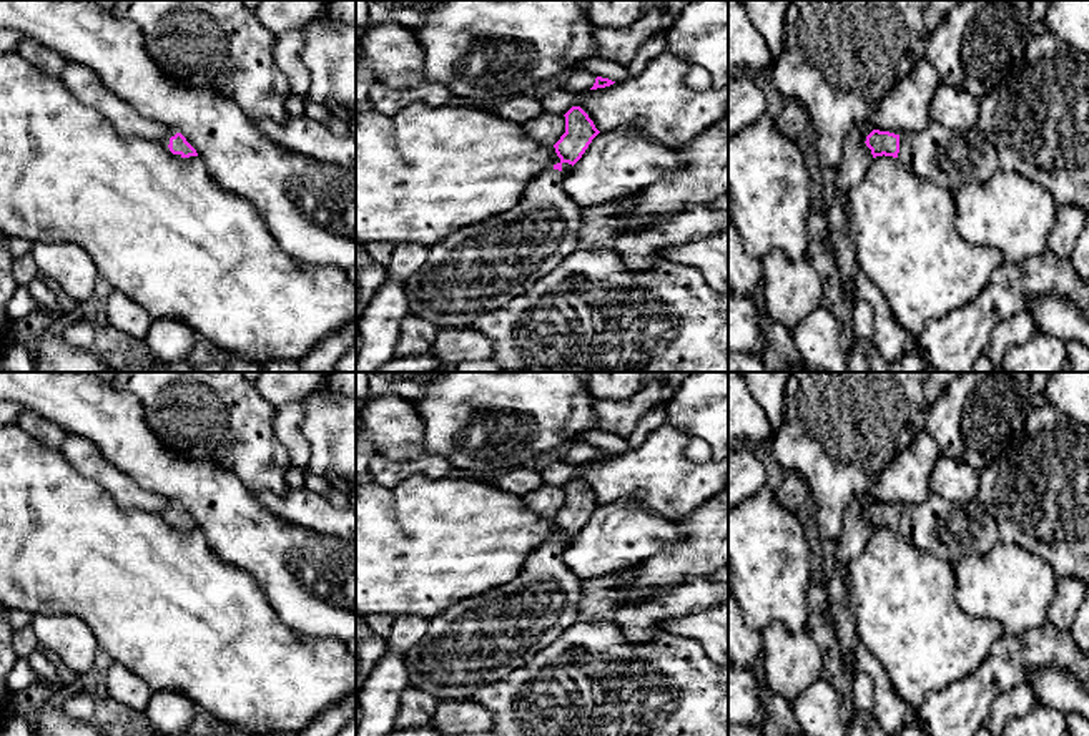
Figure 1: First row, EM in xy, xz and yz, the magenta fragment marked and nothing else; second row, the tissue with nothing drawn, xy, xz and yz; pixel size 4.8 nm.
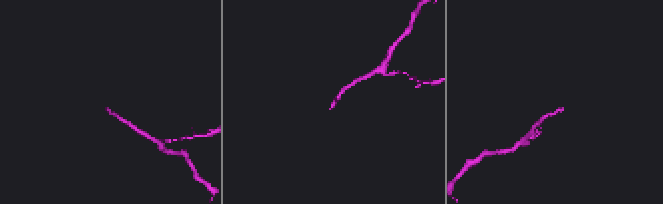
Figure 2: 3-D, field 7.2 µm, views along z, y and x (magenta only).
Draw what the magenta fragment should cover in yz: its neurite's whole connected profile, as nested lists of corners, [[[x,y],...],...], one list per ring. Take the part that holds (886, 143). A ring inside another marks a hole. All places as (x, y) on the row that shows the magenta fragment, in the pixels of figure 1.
[[[934,121],[919,133],[903,136],[873,130],[865,143],[873,158],[898,158],[919,178],[951,191],[966,183],[984,183],[1001,171],[996,148],[978,126],[968,136]]]

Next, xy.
[[[168,130],[168,138],[161,145],[178,158],[198,156],[196,150],[176,130]]]

